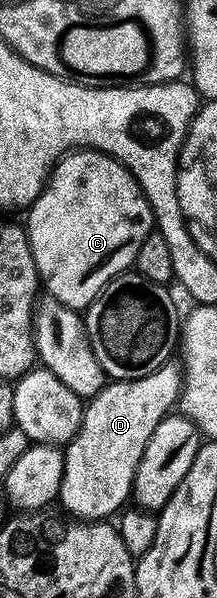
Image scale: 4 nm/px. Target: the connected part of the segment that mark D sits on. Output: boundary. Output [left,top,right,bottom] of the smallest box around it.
[58,362,181,520]

